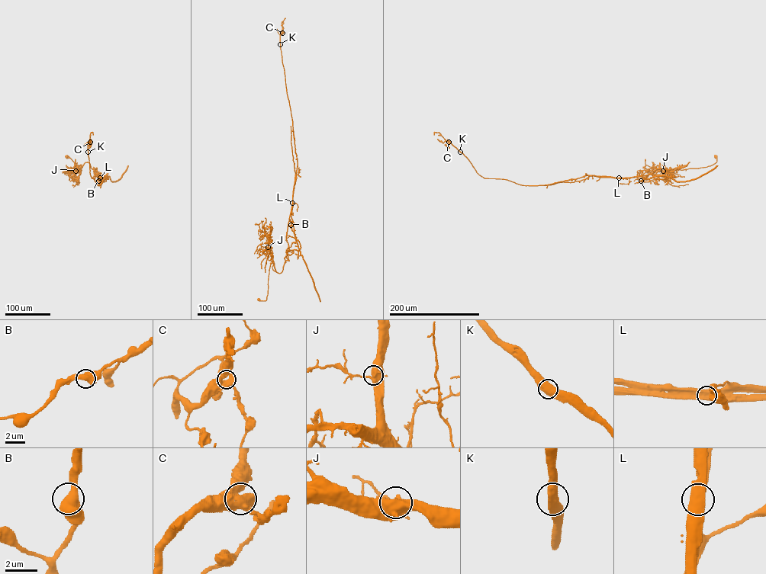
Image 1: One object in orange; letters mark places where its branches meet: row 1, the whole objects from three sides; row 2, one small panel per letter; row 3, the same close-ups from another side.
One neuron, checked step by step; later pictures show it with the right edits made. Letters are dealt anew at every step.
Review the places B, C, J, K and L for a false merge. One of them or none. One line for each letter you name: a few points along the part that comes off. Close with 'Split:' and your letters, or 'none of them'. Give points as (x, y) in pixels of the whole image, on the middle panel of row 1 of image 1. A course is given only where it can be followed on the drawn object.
L: Course of the part to remove: (292, 203), (291, 217), (294, 234), (320, 302)
Split: L

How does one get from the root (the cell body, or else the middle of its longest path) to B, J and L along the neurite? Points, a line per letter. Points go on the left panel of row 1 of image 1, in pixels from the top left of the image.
B: (66, 156), (78, 170), (88, 162), (92, 169), (96, 168), (94, 176), (107, 175), (98, 181)
J: (66, 156), (74, 162), (75, 168), (80, 169), (75, 171)
L: (66, 156), (78, 170), (85, 162), (88, 162), (92, 169), (96, 168), (94, 174), (100, 177)

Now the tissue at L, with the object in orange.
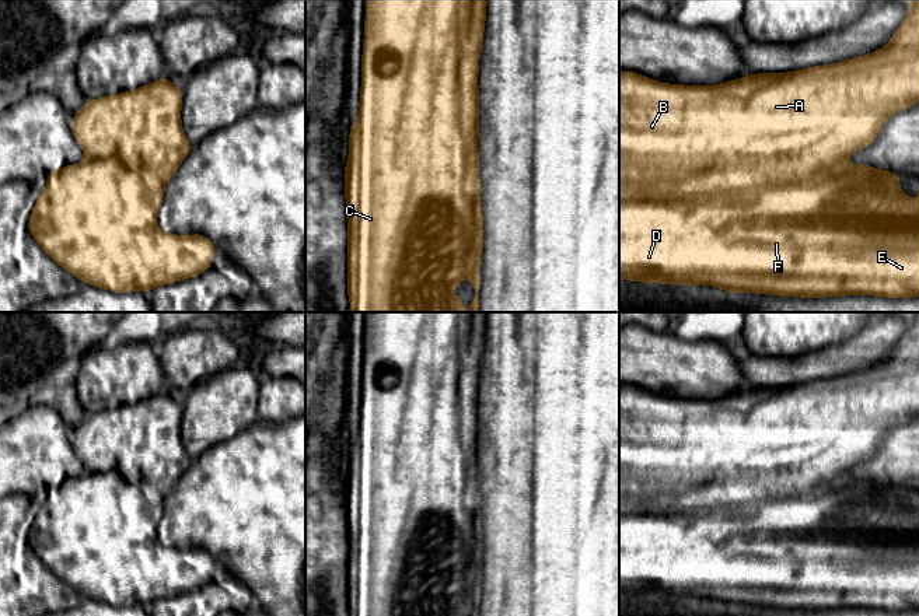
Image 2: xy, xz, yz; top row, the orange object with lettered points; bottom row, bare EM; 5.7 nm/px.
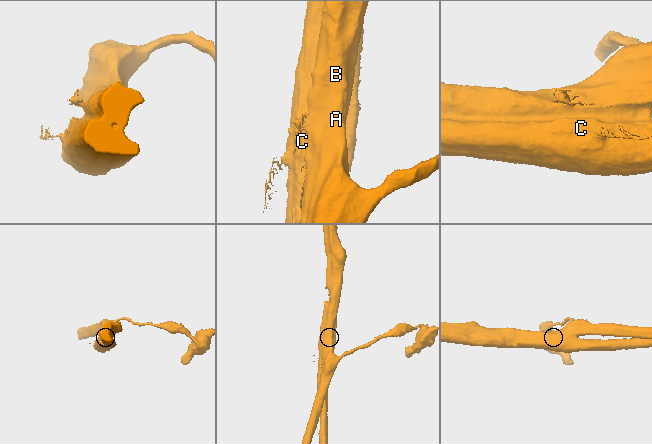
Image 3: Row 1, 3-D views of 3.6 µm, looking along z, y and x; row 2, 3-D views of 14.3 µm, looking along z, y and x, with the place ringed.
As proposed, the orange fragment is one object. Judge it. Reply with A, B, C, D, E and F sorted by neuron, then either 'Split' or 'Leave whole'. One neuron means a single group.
Groups: A B / C D E F. Split

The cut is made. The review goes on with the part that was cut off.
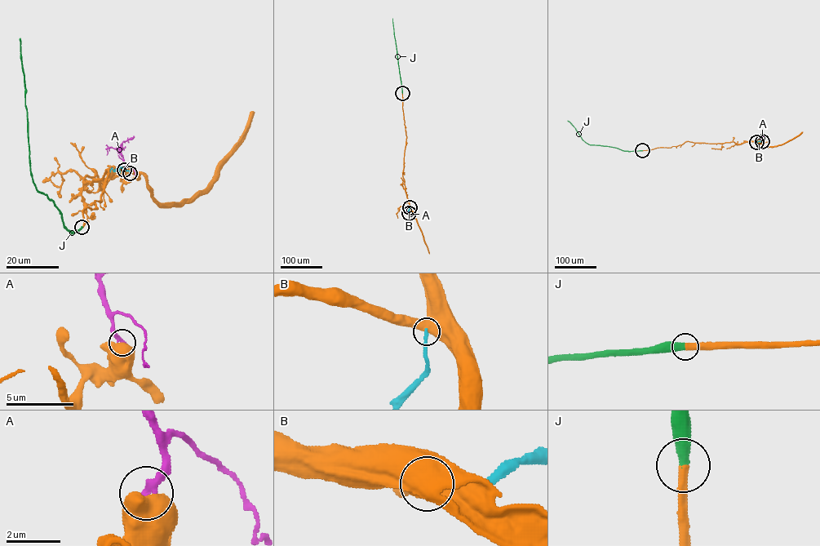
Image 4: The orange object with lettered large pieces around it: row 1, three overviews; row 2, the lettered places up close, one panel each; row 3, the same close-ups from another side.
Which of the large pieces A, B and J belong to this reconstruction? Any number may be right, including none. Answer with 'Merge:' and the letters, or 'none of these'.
Merge: J

